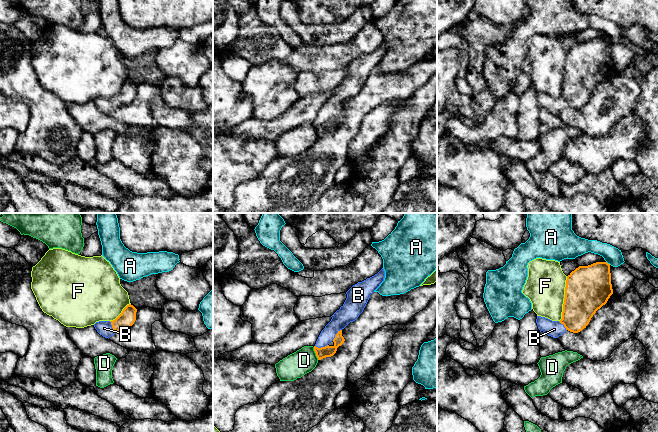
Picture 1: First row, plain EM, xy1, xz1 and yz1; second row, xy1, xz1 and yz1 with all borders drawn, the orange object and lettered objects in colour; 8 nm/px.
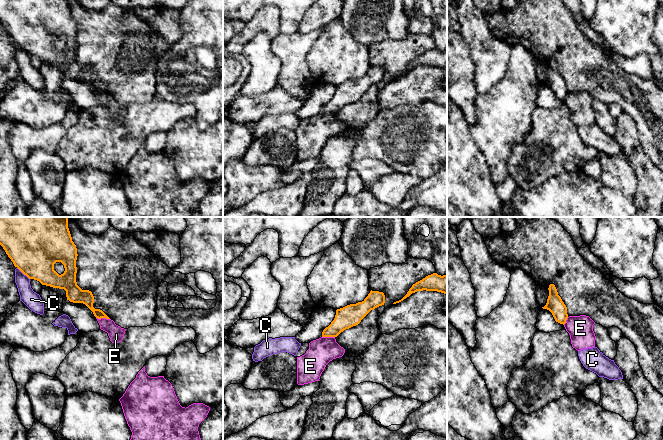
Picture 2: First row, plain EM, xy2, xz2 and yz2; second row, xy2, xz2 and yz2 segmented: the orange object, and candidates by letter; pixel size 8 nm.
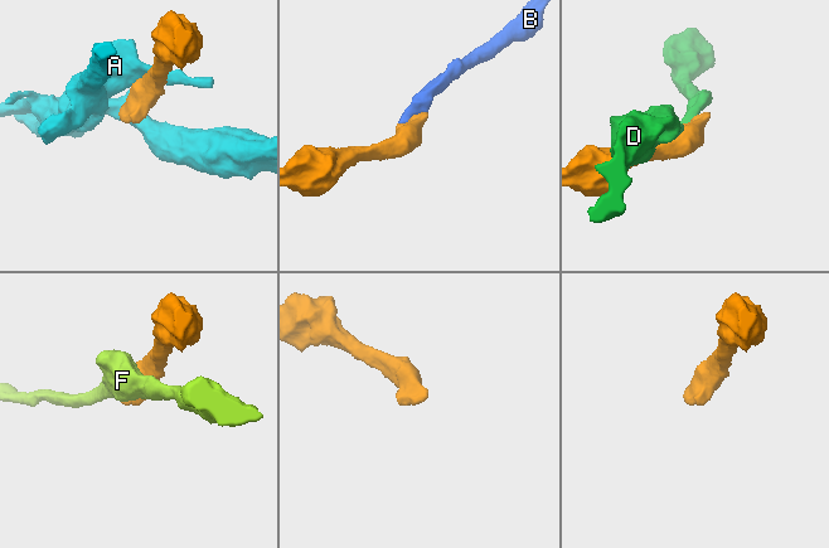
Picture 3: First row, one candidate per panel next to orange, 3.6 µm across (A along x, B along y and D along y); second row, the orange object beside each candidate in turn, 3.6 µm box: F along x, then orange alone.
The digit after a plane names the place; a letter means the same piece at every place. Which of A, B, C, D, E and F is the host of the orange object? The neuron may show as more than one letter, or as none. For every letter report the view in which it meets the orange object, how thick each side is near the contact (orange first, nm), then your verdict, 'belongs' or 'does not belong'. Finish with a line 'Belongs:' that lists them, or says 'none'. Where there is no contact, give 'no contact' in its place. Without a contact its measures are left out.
A: contact in yz1; calibres 360 and 140 nm; does not belong
B: contact in xz1; calibres 90 and 160 nm; belongs
C: contact in xy2; calibres 460 and 140 nm; does not belong
D: contact in xz1; calibres 90 and 200 nm; does not belong
E: contact in xy2; calibres 120 and 130 nm; does not belong
F: contact in yz1; calibres 360 and 320 nm; does not belong
Belongs: B

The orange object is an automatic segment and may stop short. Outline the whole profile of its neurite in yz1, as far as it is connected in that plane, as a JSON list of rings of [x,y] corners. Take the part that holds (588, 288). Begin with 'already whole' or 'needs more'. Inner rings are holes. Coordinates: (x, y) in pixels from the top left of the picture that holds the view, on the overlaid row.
needs more | [[[596,262],[588,266],[579,266],[567,276],[562,319],[552,321],[548,318],[537,316],[538,329],[553,338],[558,338],[567,330],[578,333],[586,328],[596,311],[607,303],[612,294],[610,264]]]

